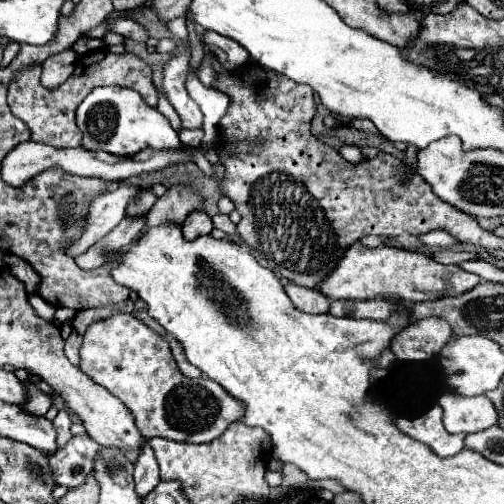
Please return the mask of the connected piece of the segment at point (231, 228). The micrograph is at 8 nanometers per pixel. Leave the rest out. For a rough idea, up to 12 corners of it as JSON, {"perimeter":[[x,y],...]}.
{"perimeter":[[218,213],[212,217],[214,227],[226,235],[236,233],[236,225],[228,215]]}

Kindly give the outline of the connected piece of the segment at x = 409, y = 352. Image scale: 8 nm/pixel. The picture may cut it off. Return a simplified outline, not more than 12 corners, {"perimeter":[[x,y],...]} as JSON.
{"perimeter":[[428,317],[392,339],[398,361],[426,361],[450,341],[444,319]]}

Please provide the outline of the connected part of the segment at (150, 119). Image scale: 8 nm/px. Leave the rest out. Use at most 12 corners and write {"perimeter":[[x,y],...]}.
{"perimeter":[[98,87],[76,109],[84,149],[189,149],[134,91]]}

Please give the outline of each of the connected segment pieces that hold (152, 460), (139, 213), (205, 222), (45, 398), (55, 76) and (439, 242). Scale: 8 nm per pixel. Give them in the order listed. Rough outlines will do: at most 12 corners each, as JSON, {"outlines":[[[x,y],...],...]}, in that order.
{"outlines":[[[148,441],[136,459],[140,497],[160,483],[158,461]],[[144,191],[128,207],[128,217],[146,217],[156,197]],[[192,211],[182,225],[182,235],[194,241],[212,231],[206,211]],[[30,385],[28,401],[20,407],[30,415],[44,415],[52,403]],[[74,49],[42,63],[42,85],[56,89],[70,77]],[[442,229],[420,235],[418,239],[428,247],[460,245],[448,231]]]}

